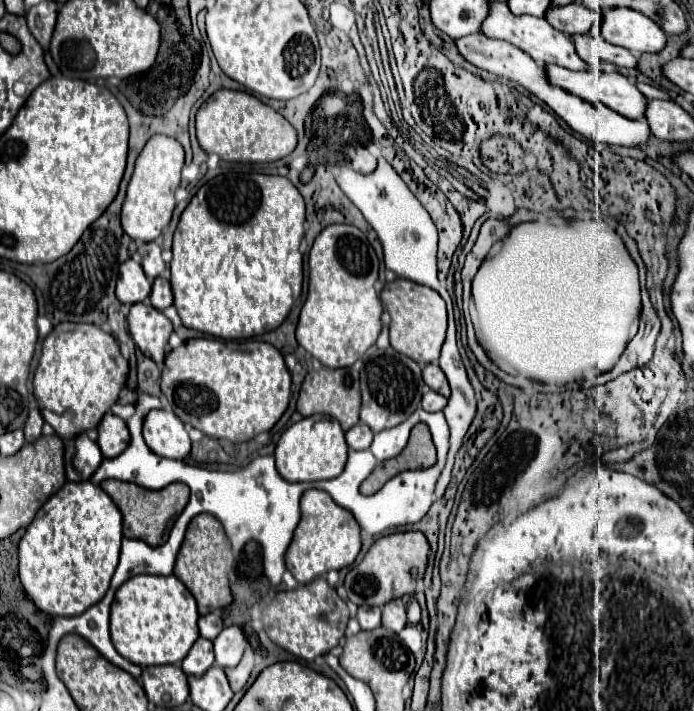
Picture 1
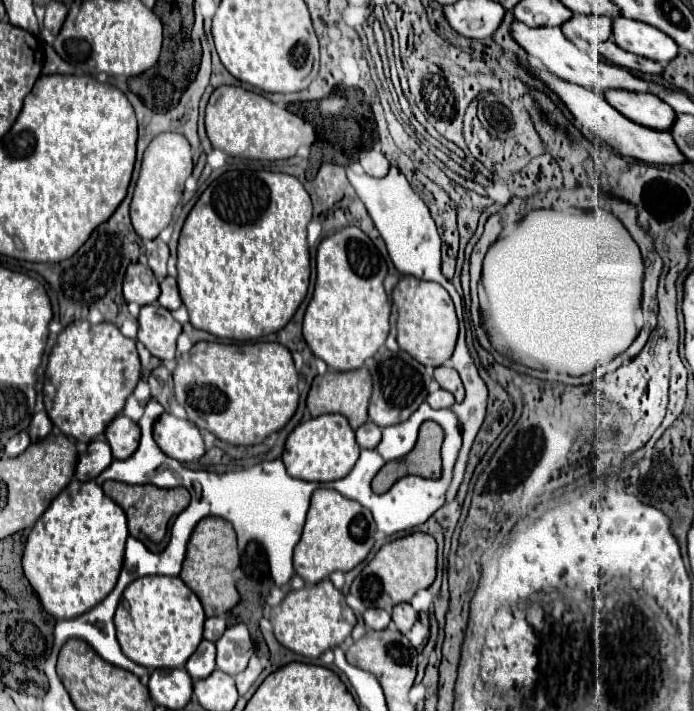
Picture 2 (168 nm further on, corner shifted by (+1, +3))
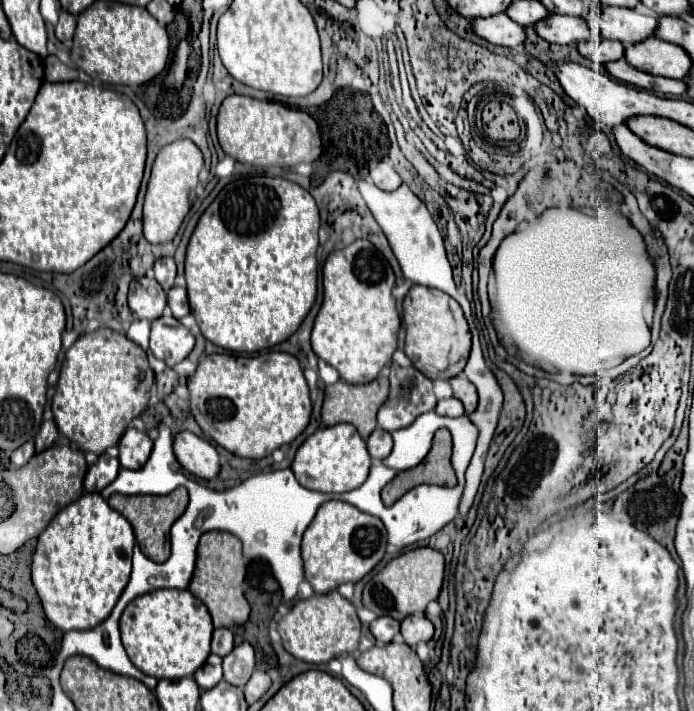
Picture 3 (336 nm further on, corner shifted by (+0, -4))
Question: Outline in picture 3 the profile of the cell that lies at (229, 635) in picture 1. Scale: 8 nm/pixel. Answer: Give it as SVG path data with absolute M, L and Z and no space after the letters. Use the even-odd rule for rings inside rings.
M247 642L235 646L235 650L223 658L223 678L233 686L243 688L251 678L253 670L255 670L255 652Z

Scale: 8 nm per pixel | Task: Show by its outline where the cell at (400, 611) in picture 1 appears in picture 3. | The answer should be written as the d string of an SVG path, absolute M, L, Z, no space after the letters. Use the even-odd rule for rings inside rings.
M421 614L407 616L401 622L401 636L411 648L415 648L419 642L429 642L433 638L433 624Z

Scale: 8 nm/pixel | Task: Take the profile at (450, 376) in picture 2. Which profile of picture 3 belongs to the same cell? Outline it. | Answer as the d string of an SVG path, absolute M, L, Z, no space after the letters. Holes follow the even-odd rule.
M455 376L451 378L451 386L453 386L453 392L455 392L455 398L459 398L465 406L465 412L471 414L475 408L477 408L477 402L479 402L479 396L477 396L477 388L463 376Z

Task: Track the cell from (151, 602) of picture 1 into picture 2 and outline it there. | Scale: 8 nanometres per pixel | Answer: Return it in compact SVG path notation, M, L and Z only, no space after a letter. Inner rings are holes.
M140 577L132 581L118 603L114 625L118 643L128 659L146 669L184 667L188 657L202 641L204 611L194 595L188 591L180 577Z

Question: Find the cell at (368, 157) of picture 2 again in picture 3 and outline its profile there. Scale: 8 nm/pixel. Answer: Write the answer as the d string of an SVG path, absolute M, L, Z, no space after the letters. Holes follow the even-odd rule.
M379 162L379 164L371 170L371 178L373 178L373 182L375 182L379 188L383 188L383 190L387 190L387 192L397 190L397 188L401 186L401 178L399 178L399 174L395 172L395 168L393 168L389 162Z

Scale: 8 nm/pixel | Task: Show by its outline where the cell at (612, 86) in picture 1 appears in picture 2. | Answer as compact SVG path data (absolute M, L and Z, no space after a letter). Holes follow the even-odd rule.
M608 89L604 93L606 101L618 109L624 117L628 117L634 123L668 131L674 123L674 109L666 107L662 99L650 95L650 93L638 93L638 91L622 91L622 89Z

